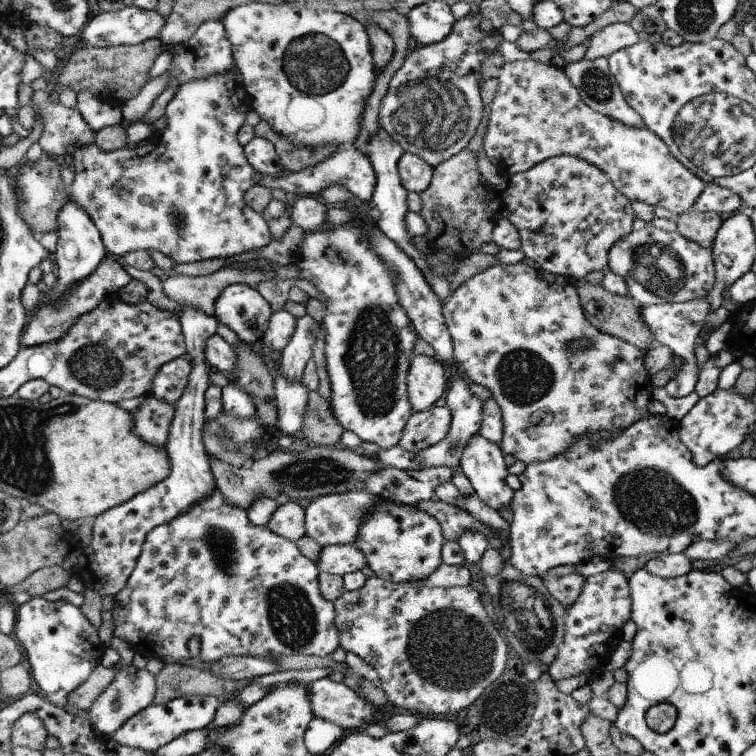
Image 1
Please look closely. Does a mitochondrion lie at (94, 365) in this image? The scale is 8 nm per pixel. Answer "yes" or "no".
yes

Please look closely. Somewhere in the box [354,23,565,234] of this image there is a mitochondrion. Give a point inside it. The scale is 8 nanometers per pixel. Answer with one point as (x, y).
(431, 111)

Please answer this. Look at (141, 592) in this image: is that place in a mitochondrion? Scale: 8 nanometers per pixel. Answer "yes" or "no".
no

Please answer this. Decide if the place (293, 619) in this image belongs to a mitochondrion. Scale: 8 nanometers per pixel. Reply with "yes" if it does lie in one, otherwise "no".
yes

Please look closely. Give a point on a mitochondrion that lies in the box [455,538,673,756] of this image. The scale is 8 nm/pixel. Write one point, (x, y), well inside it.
(525, 614)

